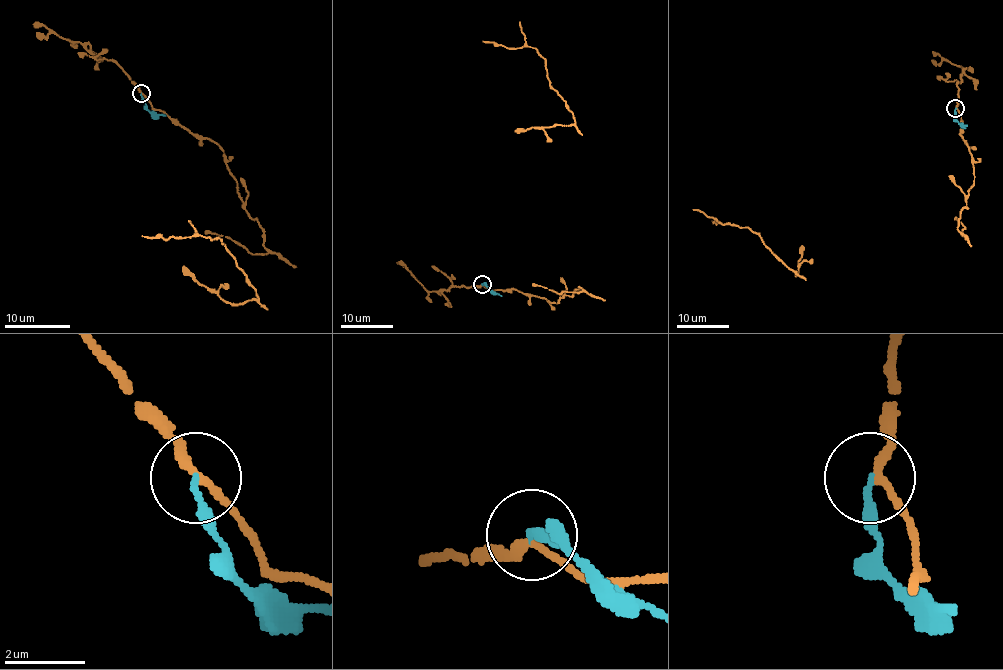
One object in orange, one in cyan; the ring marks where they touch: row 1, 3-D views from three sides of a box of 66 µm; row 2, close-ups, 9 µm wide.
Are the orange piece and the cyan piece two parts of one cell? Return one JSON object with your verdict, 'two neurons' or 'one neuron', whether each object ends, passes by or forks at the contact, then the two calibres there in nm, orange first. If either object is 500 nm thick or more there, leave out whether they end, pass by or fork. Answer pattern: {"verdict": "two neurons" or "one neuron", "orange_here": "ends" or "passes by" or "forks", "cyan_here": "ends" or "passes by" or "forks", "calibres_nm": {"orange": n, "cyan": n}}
{"verdict": "two neurons", "orange_here": "passes by", "cyan_here": "ends", "calibres_nm": {"orange": 180, "cyan": 190}}

